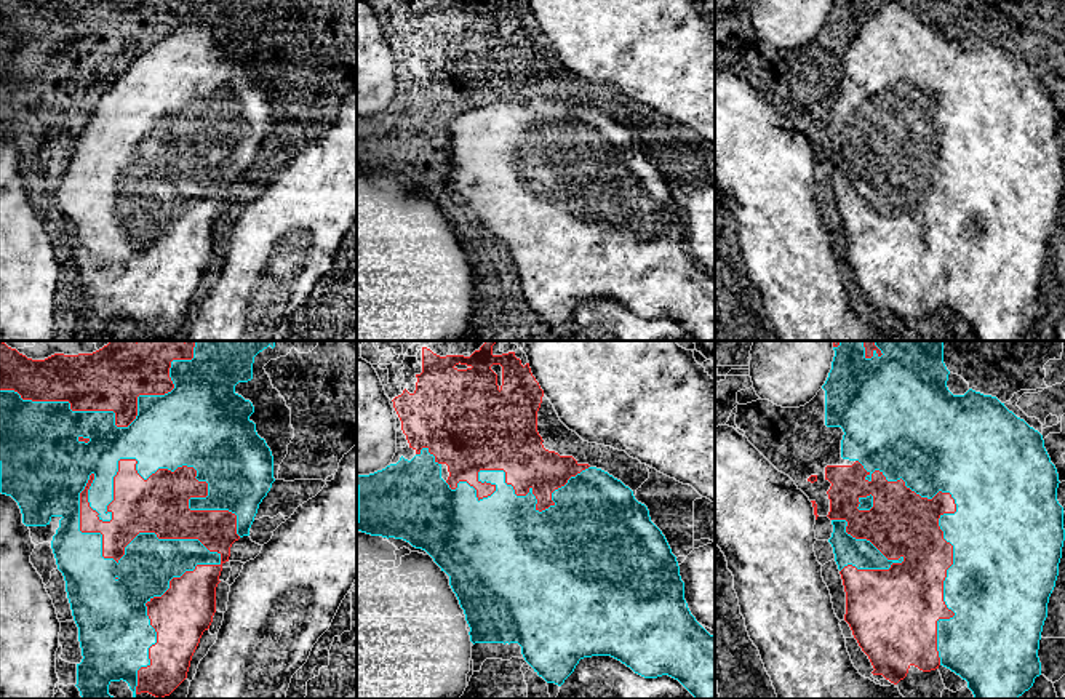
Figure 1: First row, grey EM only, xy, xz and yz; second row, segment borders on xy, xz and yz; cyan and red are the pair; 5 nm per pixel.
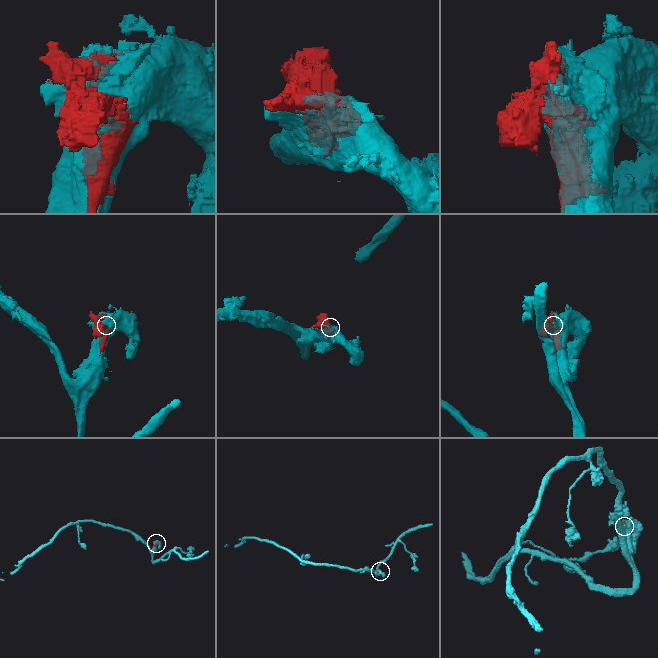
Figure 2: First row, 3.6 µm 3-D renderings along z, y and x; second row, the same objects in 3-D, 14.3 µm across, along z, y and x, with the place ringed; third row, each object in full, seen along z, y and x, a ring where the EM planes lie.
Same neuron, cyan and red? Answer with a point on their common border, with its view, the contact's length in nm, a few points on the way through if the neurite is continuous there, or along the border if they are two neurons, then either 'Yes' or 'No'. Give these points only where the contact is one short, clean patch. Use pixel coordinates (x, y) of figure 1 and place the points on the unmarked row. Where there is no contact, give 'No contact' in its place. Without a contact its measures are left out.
Touches cyan at xy (155, 176). Shared border 1200 nm. Yes

